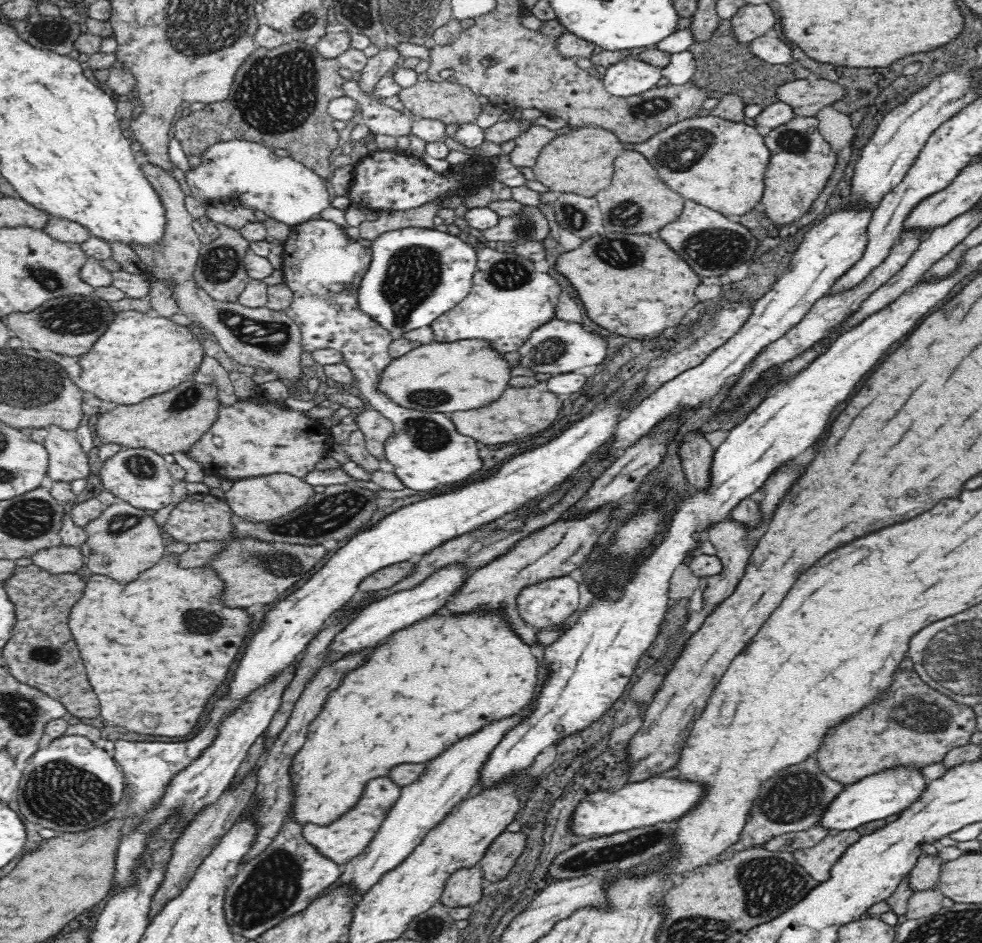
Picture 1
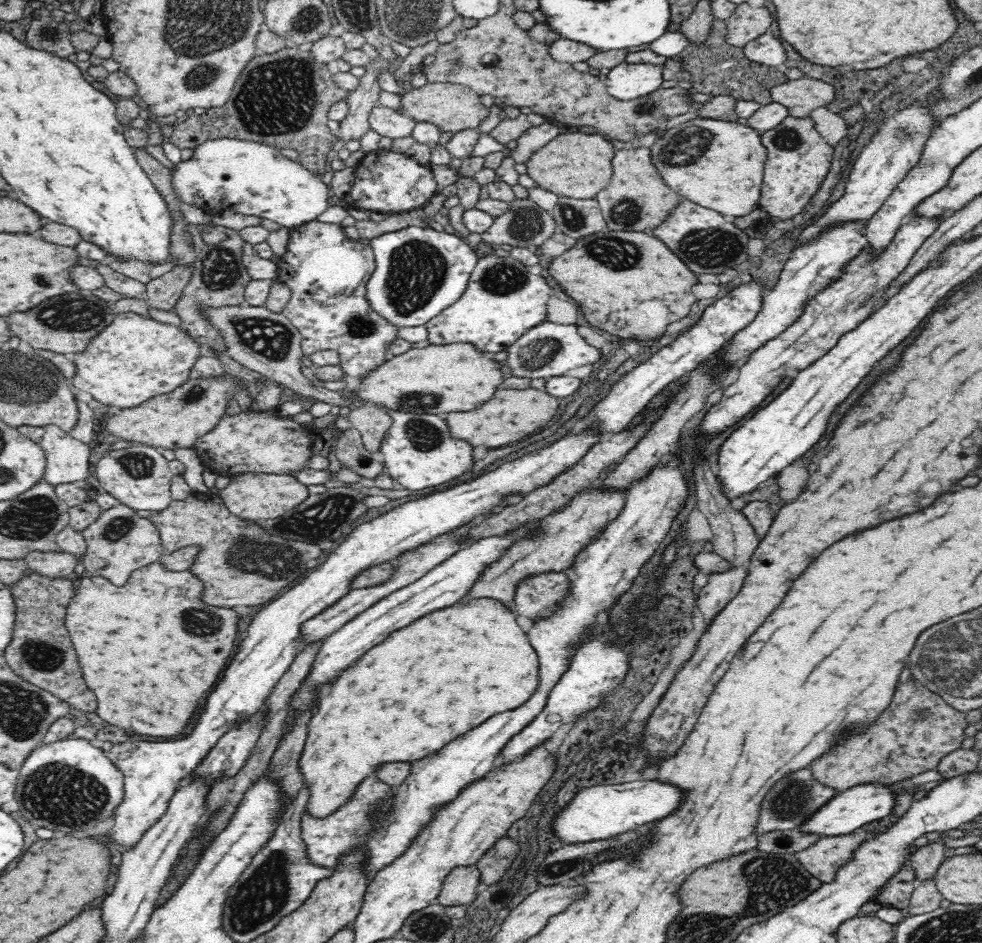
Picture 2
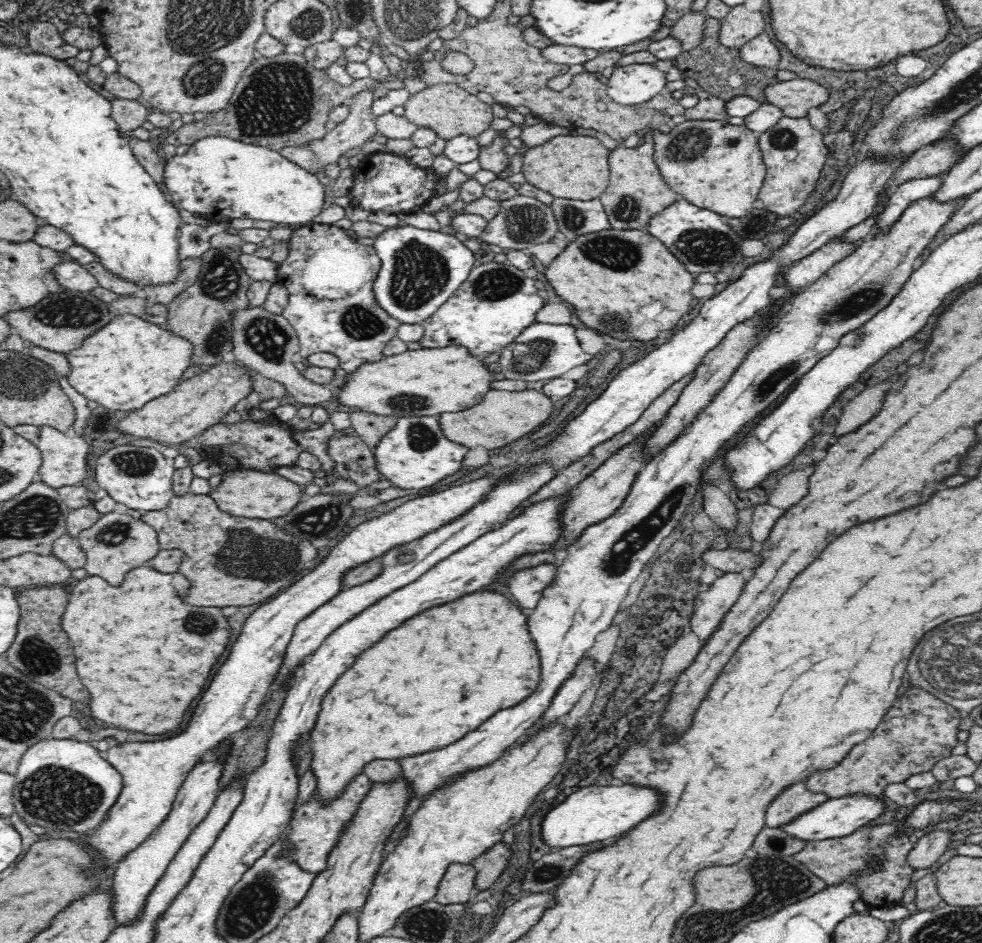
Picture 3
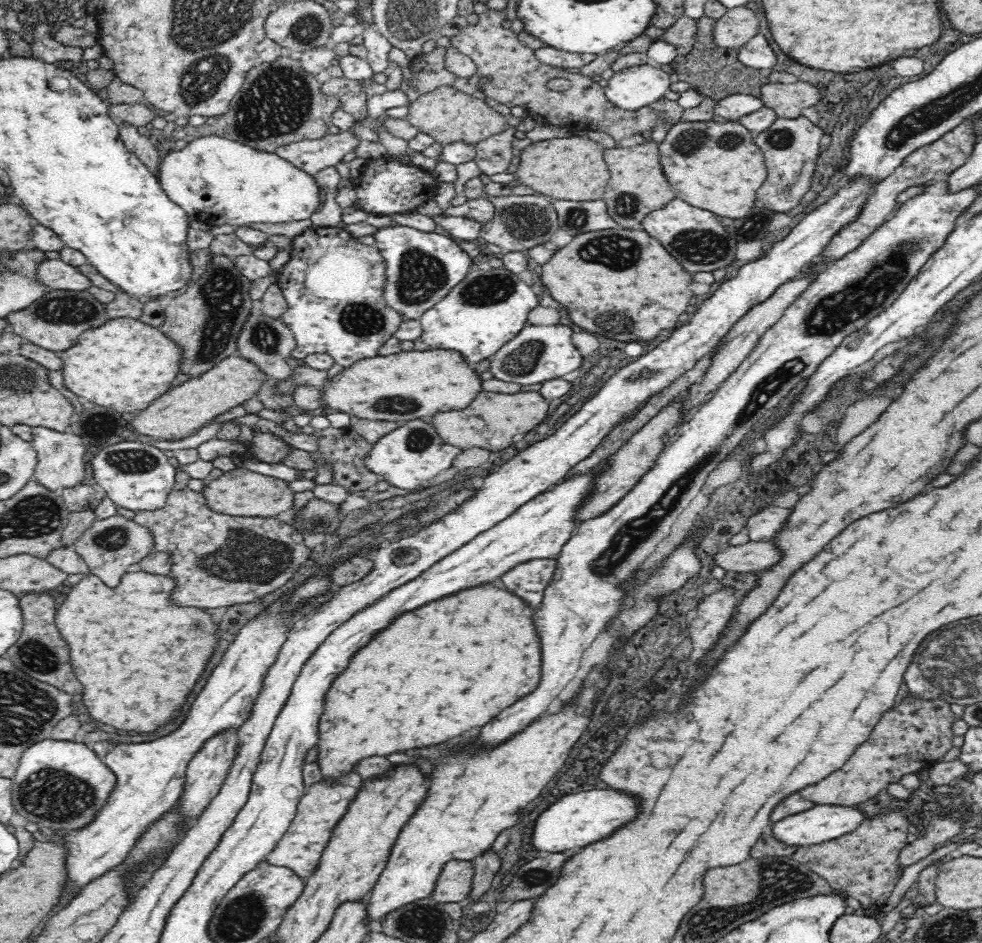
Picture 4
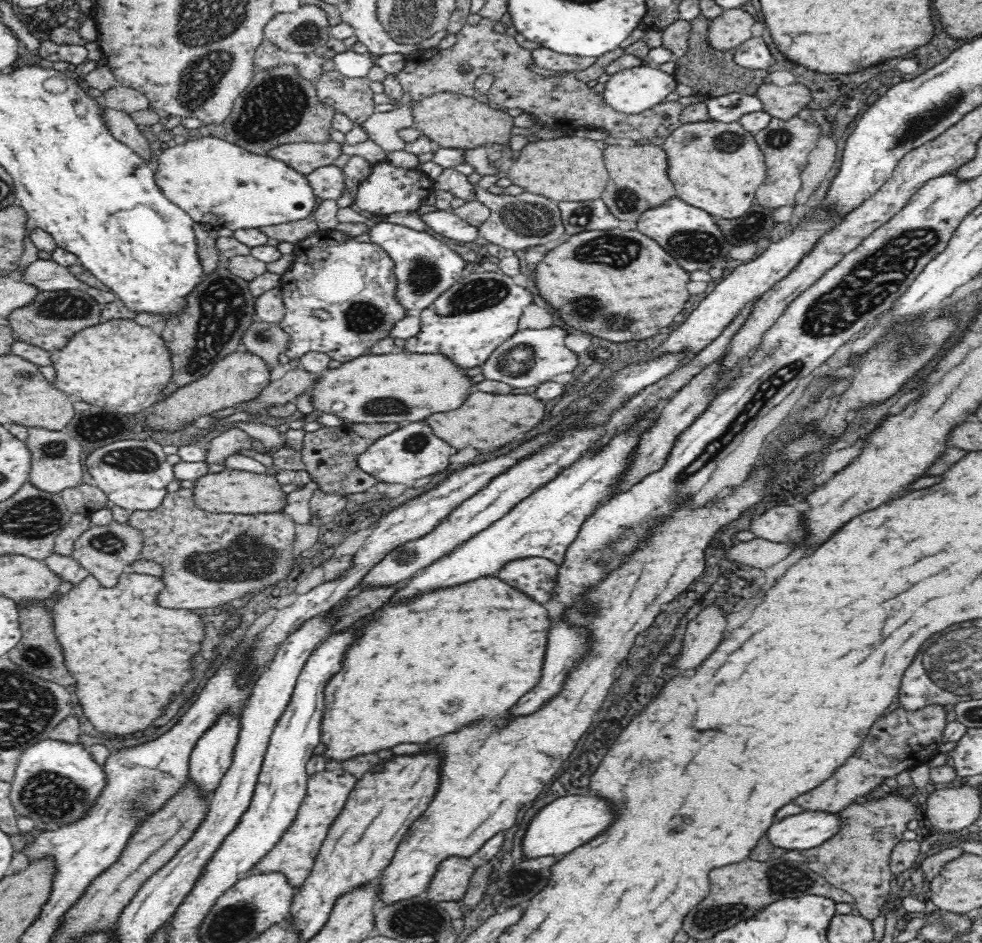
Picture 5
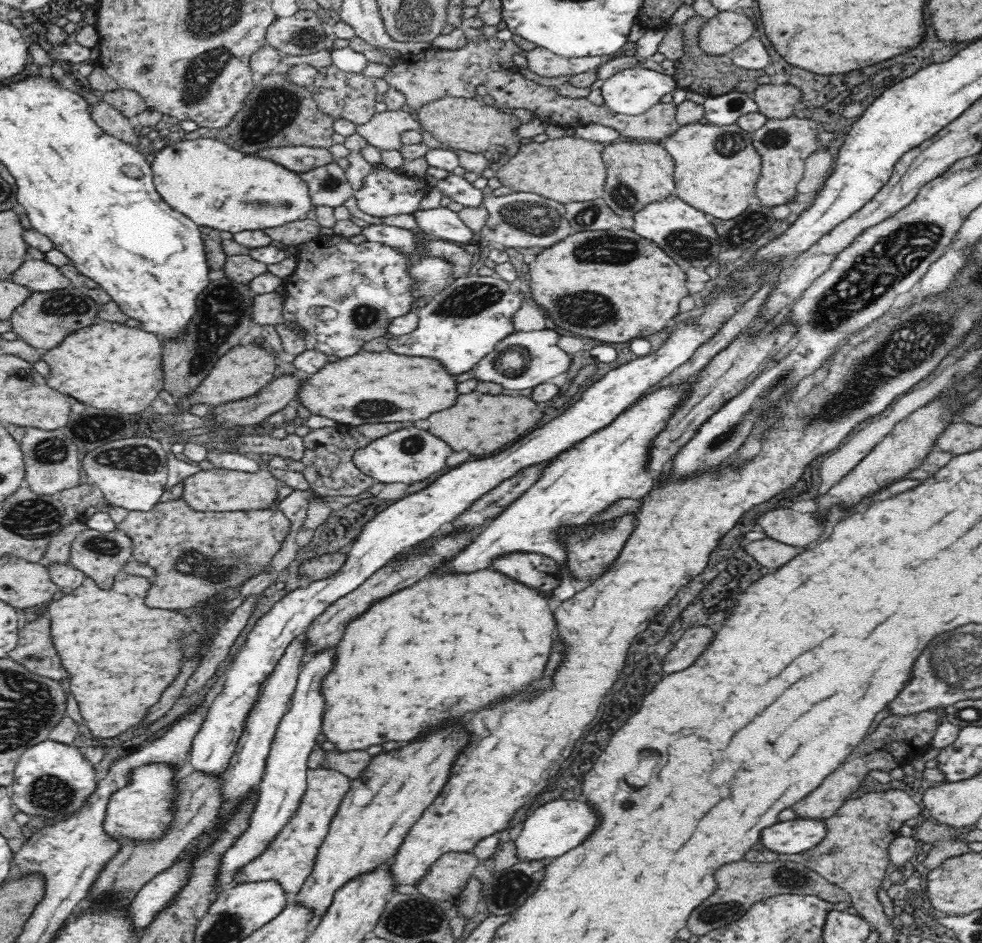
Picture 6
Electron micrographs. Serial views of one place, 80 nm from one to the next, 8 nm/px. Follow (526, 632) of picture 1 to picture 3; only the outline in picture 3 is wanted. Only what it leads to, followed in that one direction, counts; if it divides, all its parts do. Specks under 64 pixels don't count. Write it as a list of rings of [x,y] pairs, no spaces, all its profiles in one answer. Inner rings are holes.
[[[654,422],[648,432],[640,438],[636,438],[634,442],[622,446],[620,450],[616,451],[616,454],[612,454],[602,466],[599,466],[590,476],[577,484],[570,494],[570,500],[568,504],[564,506],[562,510],[562,523],[564,523],[564,534],[553,544],[550,552],[542,552],[542,554],[534,554],[534,556],[524,556],[520,560],[516,560],[510,570],[503,572],[503,579],[506,579],[512,572],[536,567],[545,563],[554,563],[556,556],[554,556],[557,550],[566,549],[568,544],[572,544],[576,538],[582,535],[583,529],[589,525],[597,524],[603,519],[609,518],[618,511],[618,508],[624,503],[624,500],[628,497],[628,493],[632,489],[632,485],[635,481],[635,476],[642,470],[642,467],[649,462],[650,458],[647,456],[647,442],[651,439],[653,432],[661,425],[659,422]]]

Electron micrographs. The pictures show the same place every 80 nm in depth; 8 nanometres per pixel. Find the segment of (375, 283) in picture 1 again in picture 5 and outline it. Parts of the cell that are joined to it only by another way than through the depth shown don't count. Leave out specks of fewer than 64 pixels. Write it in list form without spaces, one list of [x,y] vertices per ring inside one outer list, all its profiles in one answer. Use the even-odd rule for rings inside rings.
[[[386,222],[376,223],[368,228],[370,240],[379,244],[395,262],[395,275],[398,281],[398,301],[411,314],[419,314],[428,308],[446,290],[454,286],[466,265],[449,241],[440,241],[425,231],[416,231],[406,226]]]

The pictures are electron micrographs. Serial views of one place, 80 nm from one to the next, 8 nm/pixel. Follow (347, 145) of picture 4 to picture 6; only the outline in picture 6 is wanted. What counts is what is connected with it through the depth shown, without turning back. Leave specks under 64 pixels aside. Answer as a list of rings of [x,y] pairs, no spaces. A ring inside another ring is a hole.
[[[290,146],[260,150],[254,156],[262,160],[270,160],[284,168],[298,172],[308,172],[314,168],[332,163],[332,156],[324,148],[308,146]]]

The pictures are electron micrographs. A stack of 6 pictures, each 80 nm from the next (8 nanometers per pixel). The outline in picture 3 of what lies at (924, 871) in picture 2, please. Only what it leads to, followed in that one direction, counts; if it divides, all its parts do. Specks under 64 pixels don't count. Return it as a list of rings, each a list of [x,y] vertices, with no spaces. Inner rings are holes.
[[[934,829],[924,834],[906,854],[906,861],[914,870],[932,866],[946,852],[952,834],[949,829]]]

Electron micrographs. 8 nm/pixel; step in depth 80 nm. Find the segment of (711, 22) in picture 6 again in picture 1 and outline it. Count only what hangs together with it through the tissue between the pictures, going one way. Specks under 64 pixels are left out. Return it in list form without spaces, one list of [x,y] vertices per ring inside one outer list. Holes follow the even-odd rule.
[[[745,3],[729,19],[729,22],[733,27],[735,40],[747,46],[756,38],[772,33],[774,24],[776,24],[776,16],[770,5],[766,3],[758,5]]]

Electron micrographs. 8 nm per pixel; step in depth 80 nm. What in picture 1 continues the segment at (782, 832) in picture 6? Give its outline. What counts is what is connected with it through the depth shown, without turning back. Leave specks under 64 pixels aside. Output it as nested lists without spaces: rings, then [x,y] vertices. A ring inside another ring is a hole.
[[[894,768],[888,772],[880,772],[859,780],[857,783],[844,787],[844,790],[828,804],[828,808],[822,812],[820,820],[816,822],[816,827],[824,827],[832,832],[854,831],[858,826],[872,822],[872,820],[882,820],[898,814],[908,808],[926,788],[927,779],[916,768]]]

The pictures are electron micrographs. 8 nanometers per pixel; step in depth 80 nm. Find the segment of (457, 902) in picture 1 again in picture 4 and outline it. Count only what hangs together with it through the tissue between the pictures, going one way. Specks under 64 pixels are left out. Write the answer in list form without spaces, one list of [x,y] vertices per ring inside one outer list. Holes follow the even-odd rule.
[[[449,860],[442,866],[434,892],[430,896],[439,903],[460,902],[468,898],[475,868],[467,860]]]

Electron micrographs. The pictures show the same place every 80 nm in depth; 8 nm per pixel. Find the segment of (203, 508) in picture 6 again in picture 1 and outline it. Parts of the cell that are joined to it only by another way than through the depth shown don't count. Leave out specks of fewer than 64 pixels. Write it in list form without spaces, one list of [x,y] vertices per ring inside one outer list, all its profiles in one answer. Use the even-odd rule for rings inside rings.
[[[286,473],[275,475],[250,476],[234,481],[232,488],[226,493],[220,493],[221,498],[228,504],[235,516],[249,522],[267,522],[282,518],[289,512],[301,508],[313,496],[314,490],[304,479]]]

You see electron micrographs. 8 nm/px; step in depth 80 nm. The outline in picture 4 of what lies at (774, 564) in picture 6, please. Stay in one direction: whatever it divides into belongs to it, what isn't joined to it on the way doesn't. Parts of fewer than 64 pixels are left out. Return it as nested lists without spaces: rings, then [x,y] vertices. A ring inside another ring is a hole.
[[[750,540],[745,544],[728,545],[721,550],[714,561],[718,567],[734,572],[761,572],[780,562],[782,552],[773,541]]]

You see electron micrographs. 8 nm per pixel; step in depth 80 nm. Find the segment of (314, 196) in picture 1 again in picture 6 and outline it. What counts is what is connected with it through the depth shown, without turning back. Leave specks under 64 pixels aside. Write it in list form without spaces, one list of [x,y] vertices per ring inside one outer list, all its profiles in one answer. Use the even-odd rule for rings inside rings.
[[[198,138],[165,142],[150,157],[152,180],[170,208],[199,227],[215,231],[263,231],[300,220],[313,209],[308,185],[298,173],[270,160],[246,156],[218,140]]]

